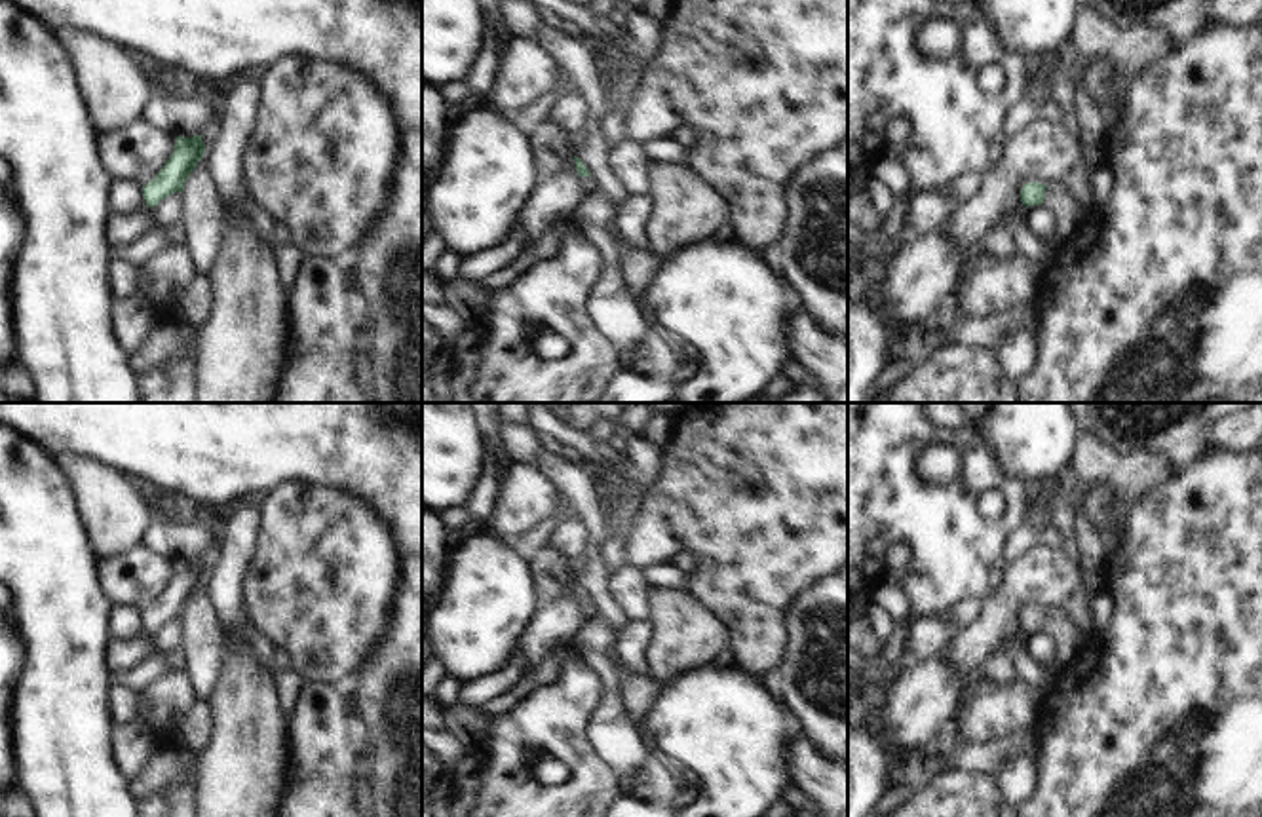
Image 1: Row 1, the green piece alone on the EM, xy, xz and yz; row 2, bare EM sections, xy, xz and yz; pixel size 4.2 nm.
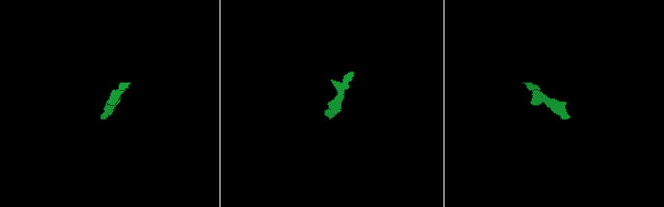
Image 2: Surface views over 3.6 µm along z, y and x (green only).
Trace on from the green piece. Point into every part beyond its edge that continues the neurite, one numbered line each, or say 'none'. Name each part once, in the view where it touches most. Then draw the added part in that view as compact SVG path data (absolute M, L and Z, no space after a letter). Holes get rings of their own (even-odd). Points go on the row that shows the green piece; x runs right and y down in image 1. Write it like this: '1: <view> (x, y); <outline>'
1: yz (1067, 209); M1047 184L1042 205L1055 218L1055 236L1051 239L1051 247L1059 251L1072 239L1087 209L1080 201L1080 198L1064 184Z

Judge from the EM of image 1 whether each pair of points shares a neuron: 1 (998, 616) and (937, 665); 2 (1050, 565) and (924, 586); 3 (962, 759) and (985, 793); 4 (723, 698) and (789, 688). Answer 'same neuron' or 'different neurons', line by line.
1: different neurons
2: different neurons
3: different neurons
4: different neurons

